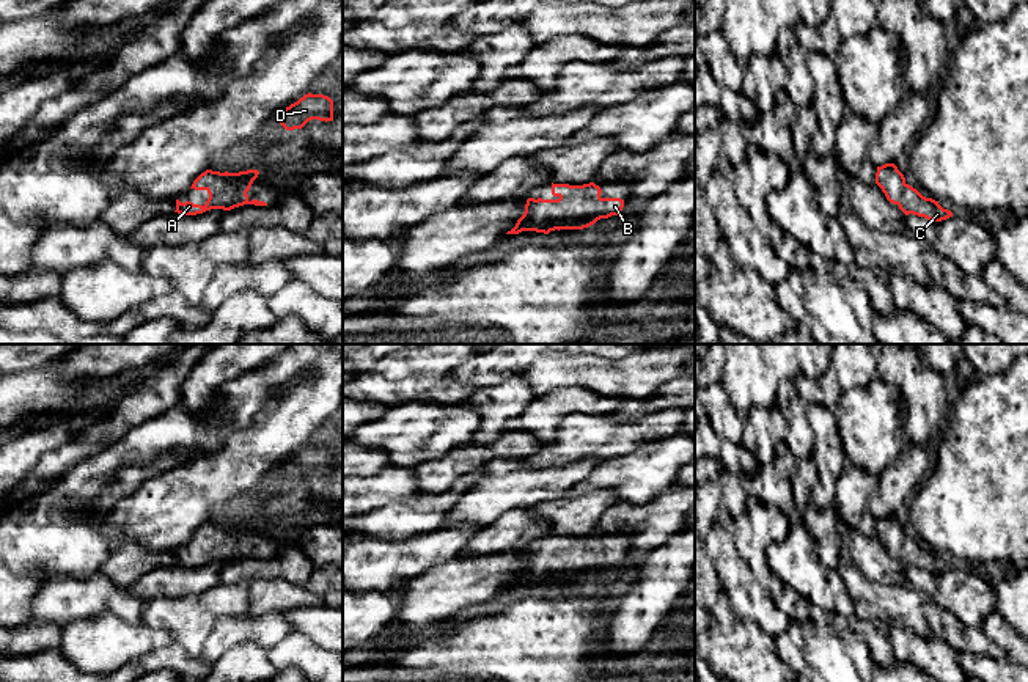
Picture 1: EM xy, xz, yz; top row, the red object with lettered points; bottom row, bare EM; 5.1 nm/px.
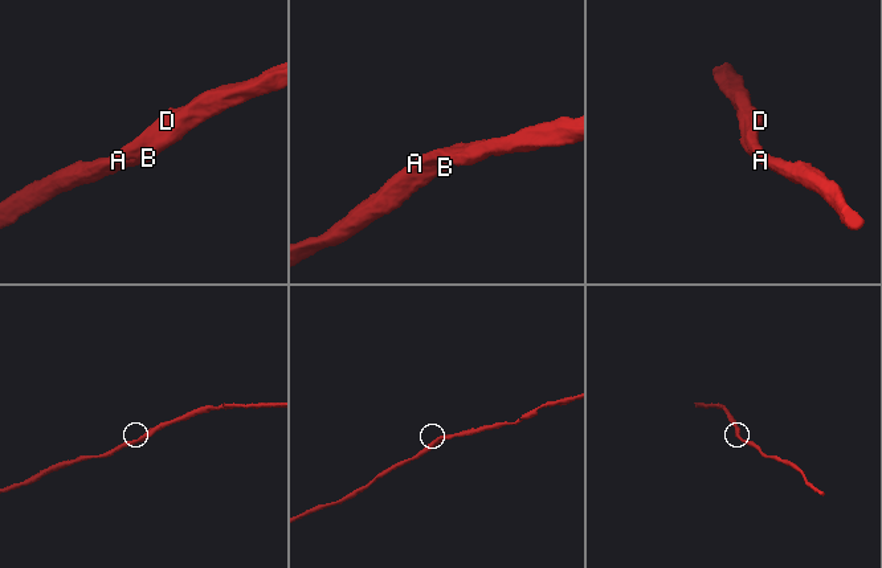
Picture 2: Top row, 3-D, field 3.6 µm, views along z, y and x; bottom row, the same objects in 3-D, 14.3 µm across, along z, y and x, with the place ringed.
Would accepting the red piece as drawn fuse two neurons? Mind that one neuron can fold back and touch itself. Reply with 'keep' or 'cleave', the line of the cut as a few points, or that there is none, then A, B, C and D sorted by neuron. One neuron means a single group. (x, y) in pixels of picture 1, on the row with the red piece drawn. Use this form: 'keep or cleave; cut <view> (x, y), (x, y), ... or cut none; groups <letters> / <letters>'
keep; cut none; groups A B C D

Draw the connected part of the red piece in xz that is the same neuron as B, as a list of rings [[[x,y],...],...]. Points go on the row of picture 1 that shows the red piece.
[[[594,182],[583,185],[553,184],[553,200],[528,198],[523,215],[506,234],[536,231],[549,234],[555,229],[583,229],[600,218],[621,214],[624,200],[602,198]]]

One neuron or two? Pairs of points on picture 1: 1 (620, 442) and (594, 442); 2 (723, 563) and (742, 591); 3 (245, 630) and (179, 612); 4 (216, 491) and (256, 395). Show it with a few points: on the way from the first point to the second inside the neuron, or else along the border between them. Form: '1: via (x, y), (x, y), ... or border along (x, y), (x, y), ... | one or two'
1: via (613, 442), (601, 442) | one
2: via (730, 569), (739, 585) | one
3: border along (245, 612), (222, 615), (198, 656) | two
4: border along (268, 401), (245, 426), (234, 431), (214, 451) | two

